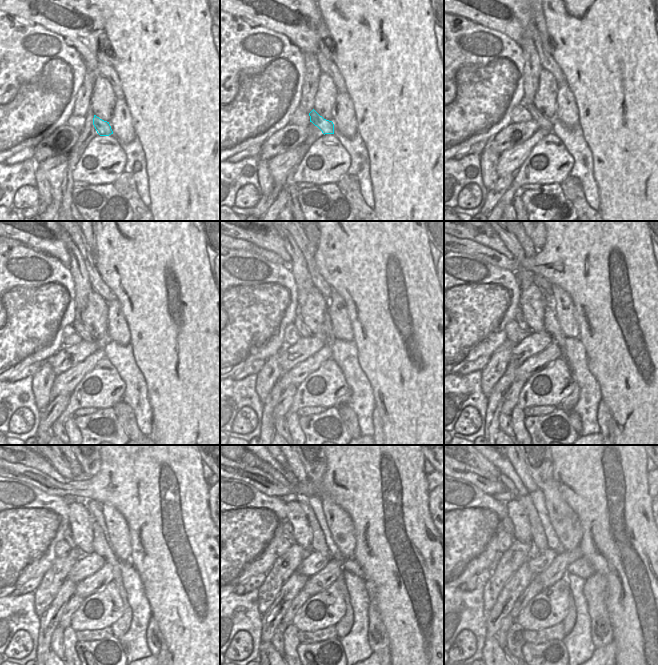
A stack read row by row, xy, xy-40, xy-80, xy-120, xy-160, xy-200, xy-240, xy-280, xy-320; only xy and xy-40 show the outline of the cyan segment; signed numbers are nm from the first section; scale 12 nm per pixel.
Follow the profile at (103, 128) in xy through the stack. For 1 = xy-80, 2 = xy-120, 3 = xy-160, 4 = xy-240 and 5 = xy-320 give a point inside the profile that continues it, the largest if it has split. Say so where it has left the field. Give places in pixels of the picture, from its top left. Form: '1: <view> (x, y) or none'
1: xy-80 (544, 123)
2: xy-120 (77, 325)
3: xy-160 (304, 331)
4: xy-240 (68, 537)
5: xy-320 (507, 523)

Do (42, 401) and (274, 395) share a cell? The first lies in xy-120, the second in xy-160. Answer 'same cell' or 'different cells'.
different cells

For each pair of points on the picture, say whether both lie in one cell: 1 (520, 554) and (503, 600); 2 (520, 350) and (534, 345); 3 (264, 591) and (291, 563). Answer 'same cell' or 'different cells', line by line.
1: different cells
2: same cell
3: same cell

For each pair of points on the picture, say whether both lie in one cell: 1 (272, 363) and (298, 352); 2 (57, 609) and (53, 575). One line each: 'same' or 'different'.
1: different
2: different

